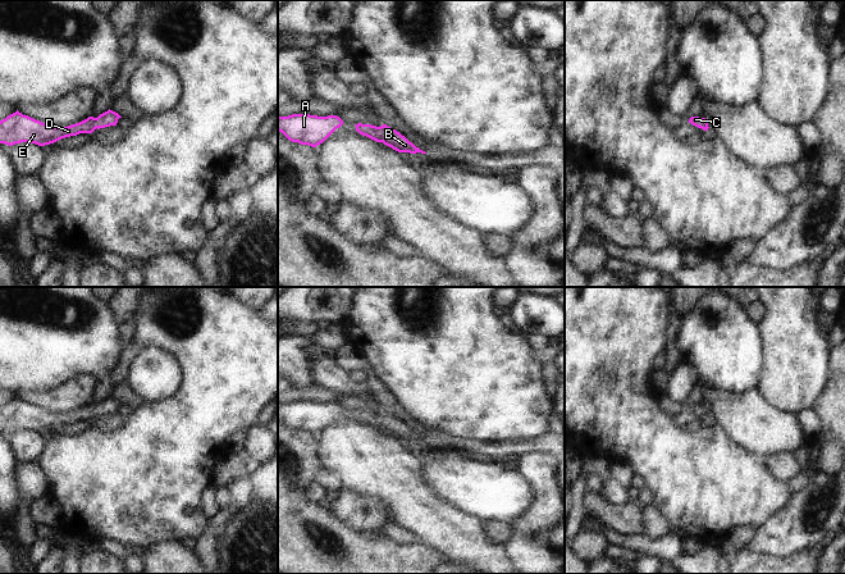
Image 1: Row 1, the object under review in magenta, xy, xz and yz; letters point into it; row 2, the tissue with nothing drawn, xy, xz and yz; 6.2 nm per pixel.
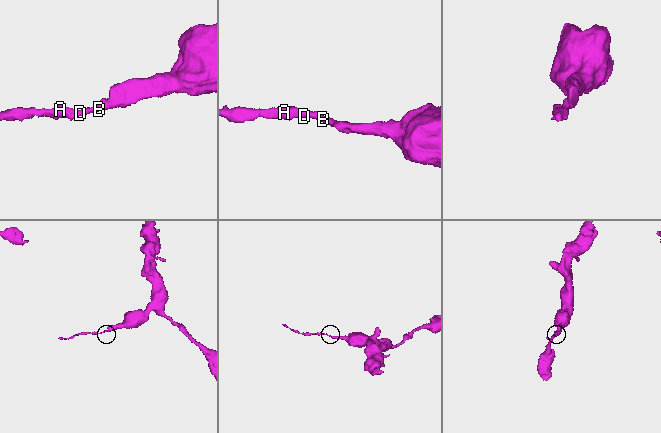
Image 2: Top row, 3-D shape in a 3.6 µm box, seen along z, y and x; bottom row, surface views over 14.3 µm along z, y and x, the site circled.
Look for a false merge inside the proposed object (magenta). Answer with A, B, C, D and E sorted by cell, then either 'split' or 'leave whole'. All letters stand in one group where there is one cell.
A B C D E; leave whole

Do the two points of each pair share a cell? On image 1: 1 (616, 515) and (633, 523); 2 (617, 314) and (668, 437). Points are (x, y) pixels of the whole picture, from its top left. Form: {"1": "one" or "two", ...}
{"1": "one", "2": "one"}

